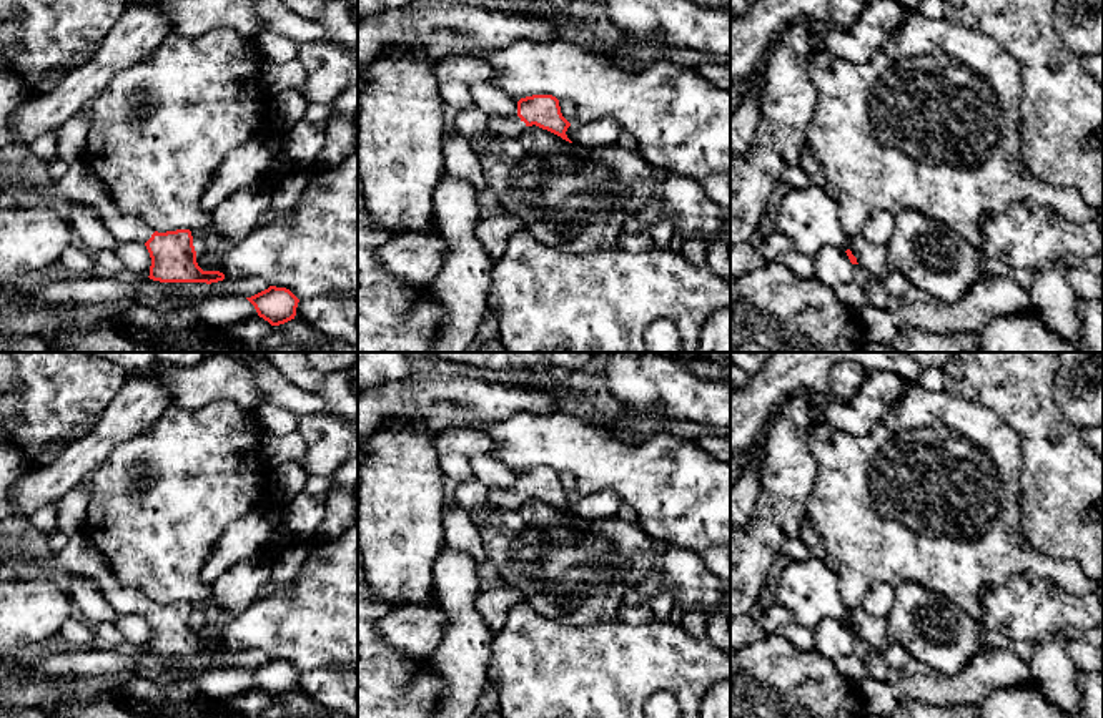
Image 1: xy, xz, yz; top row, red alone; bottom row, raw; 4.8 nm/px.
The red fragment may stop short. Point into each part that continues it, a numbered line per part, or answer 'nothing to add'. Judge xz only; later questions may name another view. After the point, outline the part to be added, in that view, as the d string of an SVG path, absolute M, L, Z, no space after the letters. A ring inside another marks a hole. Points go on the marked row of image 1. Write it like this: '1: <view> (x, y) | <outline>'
1: xz (498, 127) | M516 115L511 118L489 116L484 136L487 138L516 138L526 130L526 123Z

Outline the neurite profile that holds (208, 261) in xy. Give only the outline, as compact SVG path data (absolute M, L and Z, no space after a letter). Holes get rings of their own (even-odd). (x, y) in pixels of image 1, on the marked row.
M200 248L196 251L196 263L203 271L220 271L223 273L221 263L216 254L211 251L206 251L205 248Z

